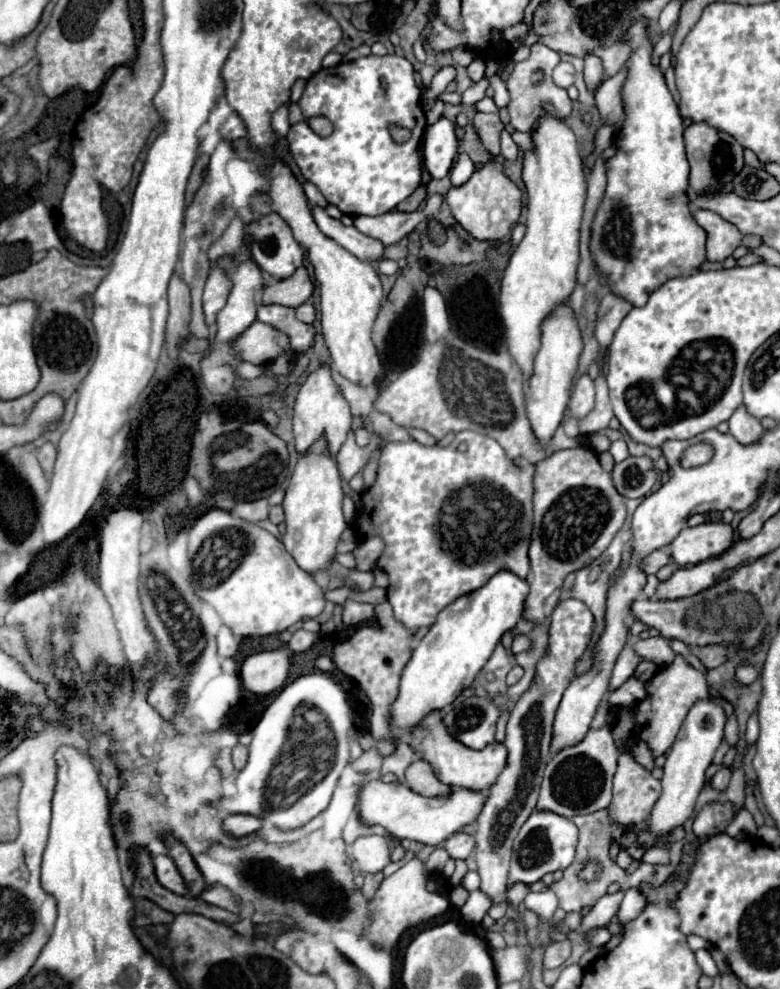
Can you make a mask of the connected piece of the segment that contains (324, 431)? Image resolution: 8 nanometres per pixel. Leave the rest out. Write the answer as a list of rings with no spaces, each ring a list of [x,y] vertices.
[[[324,364],[316,372],[312,372],[298,390],[298,398],[296,398],[296,406],[294,406],[294,436],[296,436],[298,454],[300,456],[308,454],[308,450],[314,446],[314,442],[324,438],[326,452],[334,458],[346,440],[350,424],[352,424],[352,414],[350,414],[348,402],[338,392],[338,388],[332,380],[332,374],[330,374],[330,366]]]

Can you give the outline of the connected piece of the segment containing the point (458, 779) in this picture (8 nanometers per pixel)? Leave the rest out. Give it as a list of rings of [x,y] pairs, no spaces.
[[[434,710],[428,716],[424,716],[422,722],[410,730],[408,736],[410,736],[410,746],[416,752],[420,752],[424,762],[428,762],[432,766],[432,772],[436,774],[436,778],[440,778],[440,782],[444,782],[452,788],[472,788],[472,790],[484,792],[496,782],[498,774],[506,766],[506,748],[502,744],[492,742],[484,750],[476,752],[476,750],[464,746],[462,742],[456,742],[456,738],[452,738],[452,734],[448,734],[448,728],[444,726],[440,710]]]

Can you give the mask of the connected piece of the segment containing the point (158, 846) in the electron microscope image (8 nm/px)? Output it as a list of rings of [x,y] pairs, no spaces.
[[[153,840],[147,848],[152,858],[158,884],[164,886],[164,888],[168,888],[168,890],[174,892],[174,894],[188,894],[188,890],[186,890],[186,886],[184,886],[184,880],[182,880],[182,876],[178,874],[178,870],[176,870],[176,866],[174,866],[172,858],[168,856],[164,844],[161,841]]]

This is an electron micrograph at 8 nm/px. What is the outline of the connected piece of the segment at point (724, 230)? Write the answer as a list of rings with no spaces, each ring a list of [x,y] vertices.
[[[694,210],[692,216],[696,224],[706,232],[706,260],[724,262],[728,256],[732,256],[734,248],[742,240],[738,228],[710,210]]]

